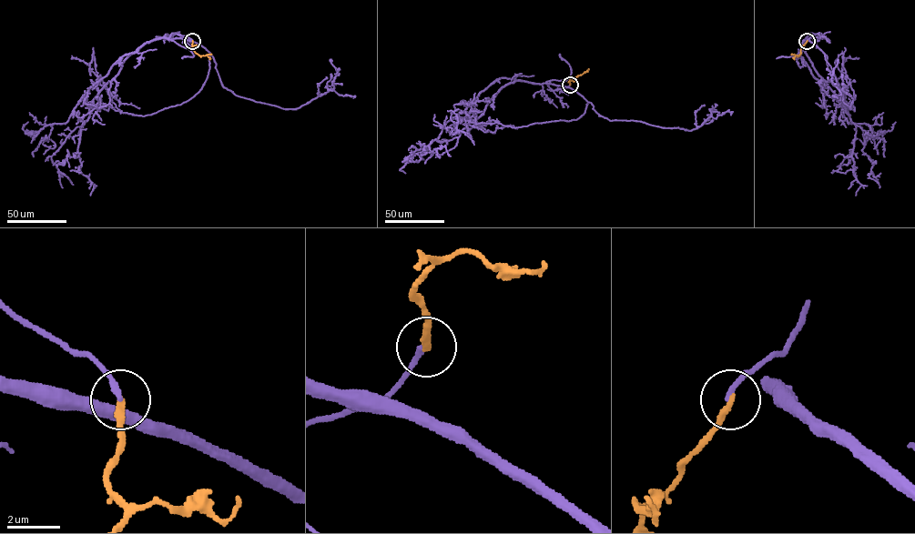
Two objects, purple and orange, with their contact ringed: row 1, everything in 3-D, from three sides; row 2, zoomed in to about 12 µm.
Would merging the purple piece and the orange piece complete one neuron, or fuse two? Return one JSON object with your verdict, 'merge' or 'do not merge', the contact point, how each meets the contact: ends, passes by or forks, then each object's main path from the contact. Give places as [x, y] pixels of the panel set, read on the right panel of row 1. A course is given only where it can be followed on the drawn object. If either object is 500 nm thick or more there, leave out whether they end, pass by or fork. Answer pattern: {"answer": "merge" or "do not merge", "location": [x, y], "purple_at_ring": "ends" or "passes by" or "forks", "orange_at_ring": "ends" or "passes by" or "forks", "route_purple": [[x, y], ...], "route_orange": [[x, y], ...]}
{"answer": "merge", "location": [807, 41], "purple_at_ring": "ends", "orange_at_ring": "ends", "route_purple": [[807, 40], [813, 34], [806, 39], [824, 54], [850, 109], [851, 96], [831, 82], [838, 59]], "route_orange": [[807, 41], [794, 59]]}

